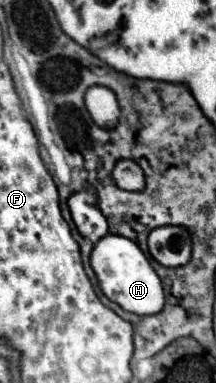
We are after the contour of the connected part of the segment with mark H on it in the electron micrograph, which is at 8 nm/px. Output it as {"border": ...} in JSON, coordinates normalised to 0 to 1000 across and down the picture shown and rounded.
{"border":[[[481,614],[444,640],[435,655],[417,666],[417,692],[463,734],[463,755],[472,765],[546,791],[574,812],[620,817],[620,822],[722,822],[750,812],[759,802],[759,755],[750,755],[750,734],[722,718],[722,708],[704,702],[694,681],[676,676],[676,666],[657,661],[657,650],[565,619],[565,614]]]}

